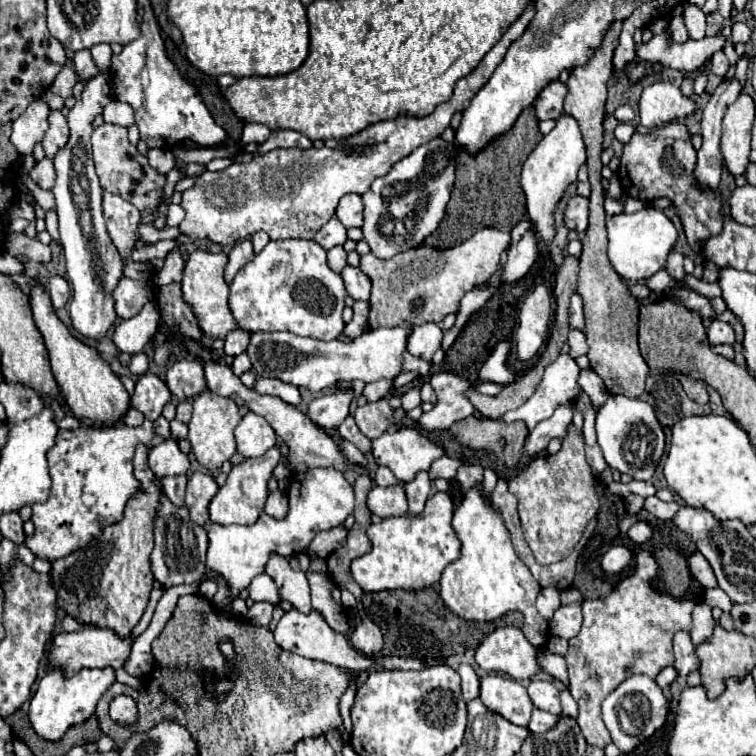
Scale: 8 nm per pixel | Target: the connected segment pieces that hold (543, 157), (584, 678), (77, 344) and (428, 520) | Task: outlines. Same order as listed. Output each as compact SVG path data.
M561 115L557 125L549 135L545 135L539 145L531 151L521 171L521 187L527 197L527 217L533 225L533 231L539 241L539 253L549 255L549 245L555 237L555 209L565 195L567 187L577 181L577 171L585 163L585 143L579 133L579 125L573 117Z
M639 551L635 571L625 577L609 597L583 601L583 627L577 637L569 639L567 671L569 691L579 705L577 723L587 743L601 749L611 743L611 735L601 719L603 699L617 683L633 673L655 679L663 667L673 665L671 639L677 631L691 629L695 603L691 599L675 599L669 593L655 591L651 587L653 563L655 557L649 551Z
M33 279L29 303L33 309L35 323L43 335L47 351L49 351L53 375L65 395L65 401L69 405L71 413L77 419L89 419L89 421L93 421L93 425L99 425L99 427L113 425L117 419L121 419L125 415L125 411L129 407L129 393L125 391L121 379L111 371L109 363L101 357L101 353L93 345L87 345L81 339L71 335L71 331L65 327L65 323L57 317L53 305L51 305L51 299L43 287L43 281Z
M439 491L427 499L421 515L405 513L401 517L389 517L381 523L373 523L367 529L367 537L373 543L371 551L351 563L355 581L363 587L363 591L435 587L443 569L461 555L461 541L451 525L451 519L453 501L447 493Z

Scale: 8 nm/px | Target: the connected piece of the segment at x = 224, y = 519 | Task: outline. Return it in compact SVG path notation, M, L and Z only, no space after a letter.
M279 445L269 449L263 457L247 459L241 465L235 465L233 471L227 477L227 483L217 491L209 505L209 521L219 523L219 525L231 525L231 523L255 523L259 515L263 513L265 499L267 499L267 481L277 467L281 459Z

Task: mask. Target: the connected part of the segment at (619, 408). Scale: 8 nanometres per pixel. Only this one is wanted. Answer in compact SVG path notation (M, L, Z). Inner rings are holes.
M609 395L605 405L599 409L597 441L611 469L617 469L619 473L629 473L633 479L641 479L641 481L649 481L653 477L655 465L665 449L665 433L657 423L657 417L653 415L653 407L649 407L649 403L641 399L629 399L625 395Z

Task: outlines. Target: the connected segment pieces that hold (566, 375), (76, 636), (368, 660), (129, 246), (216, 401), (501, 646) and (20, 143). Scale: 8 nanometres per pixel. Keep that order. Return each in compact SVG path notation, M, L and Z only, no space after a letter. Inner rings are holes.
M559 355L553 365L545 369L541 387L537 387L535 395L527 399L525 405L521 405L515 411L509 411L503 421L513 423L513 421L523 421L529 431L543 419L549 419L553 415L555 407L561 403L575 401L577 395L581 393L581 387L577 385L577 375L579 367L569 355Z
M85 627L77 633L61 633L53 637L53 647L51 647L51 667L61 669L65 675L75 675L79 669L103 669L103 667L113 667L121 669L125 661L129 659L133 647L133 637L119 637L111 629L97 629L97 627Z
M299 609L287 611L283 615L283 619L277 623L273 635L275 635L277 645L285 651L293 651L293 653L297 653L301 657L307 657L307 659L325 661L325 663L343 667L347 671L369 671L369 673L373 673L373 671L395 671L395 669L403 669L403 671L409 671L409 669L421 671L421 669L425 669L425 665L419 659L411 659L411 657L393 657L393 655L367 657L367 655L361 655L359 651L355 651L349 645L345 635L331 629L329 623L325 621L325 617L315 609L311 609L311 613L301 613Z
M103 193L103 215L107 221L107 231L123 259L131 257L137 243L137 229L141 225L139 209L123 199L121 195Z
M203 391L201 395L193 397L193 417L189 421L189 443L191 443L191 451L195 453L197 461L203 467L215 471L215 469L221 469L221 465L231 459L231 455L237 451L233 431L239 425L239 421L241 421L241 415L237 411L237 405L229 397L215 395L211 391Z
M507 625L489 633L475 651L475 661L485 671L507 673L517 681L527 681L541 673L539 659L549 653L545 647L535 647L519 627Z
M35 99L23 115L13 123L11 143L17 147L19 153L31 153L33 145L39 143L49 127L49 105L43 99Z

